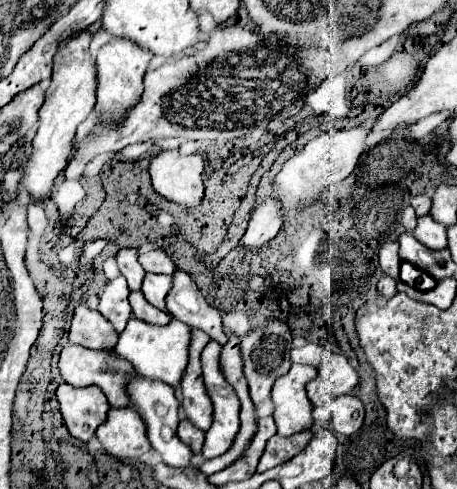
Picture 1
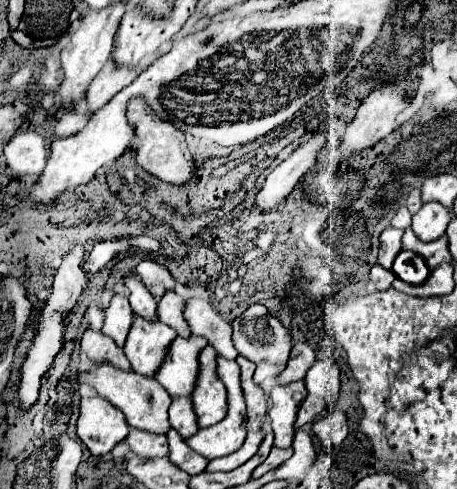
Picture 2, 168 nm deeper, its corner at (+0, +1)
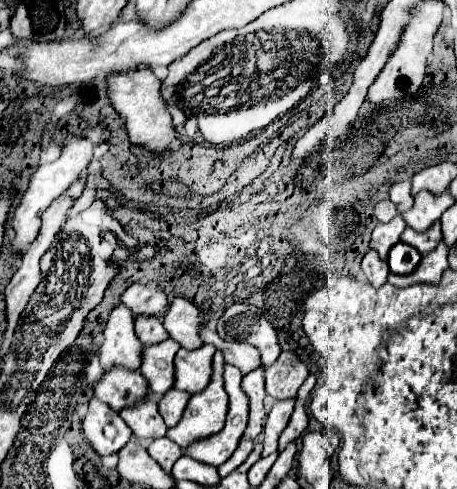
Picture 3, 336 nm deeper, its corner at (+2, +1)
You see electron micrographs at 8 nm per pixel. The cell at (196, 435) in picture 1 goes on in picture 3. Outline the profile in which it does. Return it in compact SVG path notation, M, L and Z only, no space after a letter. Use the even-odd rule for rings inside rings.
M169 389L163 395L163 399L159 401L159 413L169 427L175 427L181 421L183 409L187 407L189 399L191 399L191 395L185 391L179 391L179 389Z

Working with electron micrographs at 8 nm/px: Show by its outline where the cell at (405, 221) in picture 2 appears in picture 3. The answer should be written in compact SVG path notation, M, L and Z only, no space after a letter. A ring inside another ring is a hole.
M391 199L379 201L379 203L375 205L375 217L377 217L381 223L389 223L395 215L397 215L397 209L395 209L395 205L391 205Z

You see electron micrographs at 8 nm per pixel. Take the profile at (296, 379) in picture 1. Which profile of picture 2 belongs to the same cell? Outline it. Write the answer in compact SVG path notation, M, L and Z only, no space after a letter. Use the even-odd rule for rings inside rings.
M295 381L293 385L275 385L269 397L273 401L273 407L269 411L271 427L275 433L273 445L279 449L289 449L295 433L293 421L297 417L301 401L305 399L305 383Z

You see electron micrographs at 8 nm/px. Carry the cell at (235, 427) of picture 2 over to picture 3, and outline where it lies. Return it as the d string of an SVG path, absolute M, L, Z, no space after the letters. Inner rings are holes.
M225 365L225 391L229 395L229 413L225 427L219 433L205 437L203 441L195 441L195 445L189 445L185 449L185 455L215 467L225 463L233 455L247 427L249 399L241 391L241 373L233 365Z

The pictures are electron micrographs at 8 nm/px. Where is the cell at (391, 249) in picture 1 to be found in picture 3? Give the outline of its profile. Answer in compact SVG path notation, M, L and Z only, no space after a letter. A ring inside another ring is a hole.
M397 215L395 221L389 221L389 223L385 223L385 225L379 223L379 225L373 229L373 235L371 235L371 243L369 243L371 249L377 251L383 261L387 261L387 255L389 255L391 247L399 243L399 237L401 237L401 233L405 231L405 227L407 227L407 225L405 225L405 221L403 221L401 215Z

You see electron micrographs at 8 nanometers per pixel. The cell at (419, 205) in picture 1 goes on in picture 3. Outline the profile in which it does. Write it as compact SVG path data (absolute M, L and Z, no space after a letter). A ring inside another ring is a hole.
M401 181L395 183L389 191L389 199L397 205L399 213L405 213L407 209L411 209L413 205L413 195L411 195L411 183L409 181Z

